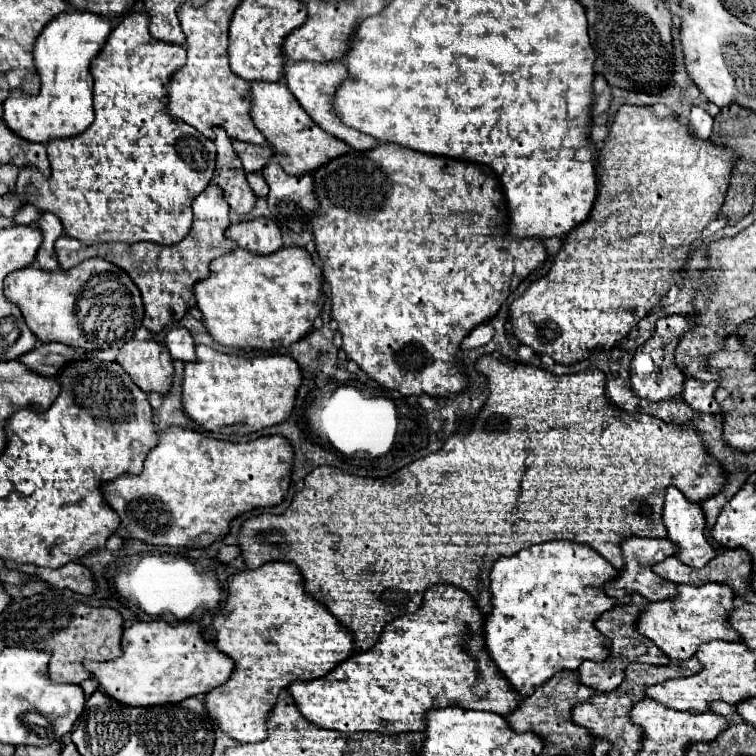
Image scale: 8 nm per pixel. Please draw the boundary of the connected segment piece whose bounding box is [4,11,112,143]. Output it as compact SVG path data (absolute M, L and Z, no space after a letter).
M82 11L62 13L44 27L34 43L34 63L42 79L40 93L34 96L15 90L4 101L4 121L12 133L22 139L30 139L30 143L48 143L52 139L80 135L92 125L90 61L106 43L110 29L112 25L104 17Z

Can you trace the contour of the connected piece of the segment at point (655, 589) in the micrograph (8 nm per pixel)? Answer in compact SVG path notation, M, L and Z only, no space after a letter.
M630 537L622 543L622 555L626 559L626 567L620 571L620 577L608 585L604 585L604 591L608 597L614 597L622 603L632 603L632 595L638 593L642 597L646 597L648 601L664 601L664 599L674 599L678 595L676 583L668 583L664 579L660 579L660 575L656 575L652 571L652 565L660 563L666 557L672 557L680 551L680 547L676 543L672 543L670 539L644 539L644 537Z

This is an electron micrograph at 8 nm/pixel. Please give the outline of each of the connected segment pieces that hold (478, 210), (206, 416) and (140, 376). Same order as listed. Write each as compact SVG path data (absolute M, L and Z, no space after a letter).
M380 143L376 149L370 151L350 151L328 165L320 167L312 173L314 177L314 191L322 205L322 209L310 219L314 229L314 239L318 247L318 257L322 261L322 275L330 285L332 297L332 319L338 323L338 331L342 333L342 349L346 351L348 359L356 361L360 369L382 387L400 391L404 395L430 395L430 397L450 397L460 393L468 387L468 377L464 375L464 363L458 357L462 339L480 323L492 319L506 297L534 271L542 267L546 261L546 247L540 239L512 239L508 235L508 203L500 185L498 175L486 167L446 157L424 155L412 149L404 149L400 145Z
M206 345L196 347L198 361L186 363L182 405L184 411L206 431L238 425L238 435L248 435L264 427L286 421L294 409L298 387L302 385L300 365L290 355L238 357Z
M132 339L118 351L116 359L122 369L144 393L166 395L172 387L174 365L166 345L156 341Z

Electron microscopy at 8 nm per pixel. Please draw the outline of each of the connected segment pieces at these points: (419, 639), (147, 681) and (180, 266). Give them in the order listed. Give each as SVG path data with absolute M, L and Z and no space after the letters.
M436 585L426 591L424 607L412 615L394 619L384 627L380 641L364 653L356 653L316 681L298 681L290 685L290 693L300 713L322 729L344 733L376 731L382 735L396 735L426 729L426 713L432 709L460 707L480 709L500 715L510 715L518 709L522 697L512 691L512 685L494 667L484 643L484 615L474 599L452 585Z
M162 619L136 621L124 629L122 651L124 655L114 661L86 661L84 667L112 699L138 707L178 703L194 695L206 695L214 687L224 685L236 667L212 641L202 639L200 623L192 621L182 621L176 627Z
M210 185L202 195L198 195L192 203L192 209L194 209L192 229L186 235L186 239L178 245L162 247L162 245L154 245L154 243L134 243L134 245L102 243L102 245L94 245L94 247L84 247L76 239L60 237L54 243L54 249L58 255L58 265L60 265L60 269L66 271L66 269L90 259L92 255L114 263L116 267L120 267L122 271L126 271L130 275L130 279L136 283L136 287L142 293L142 301L144 301L142 325L152 333L160 333L166 325L178 323L188 313L188 309L196 305L194 285L208 277L210 261L224 253L230 253L238 247L234 241L224 237L224 231L230 227L230 217L228 217L230 207L224 201L224 191L218 185Z

